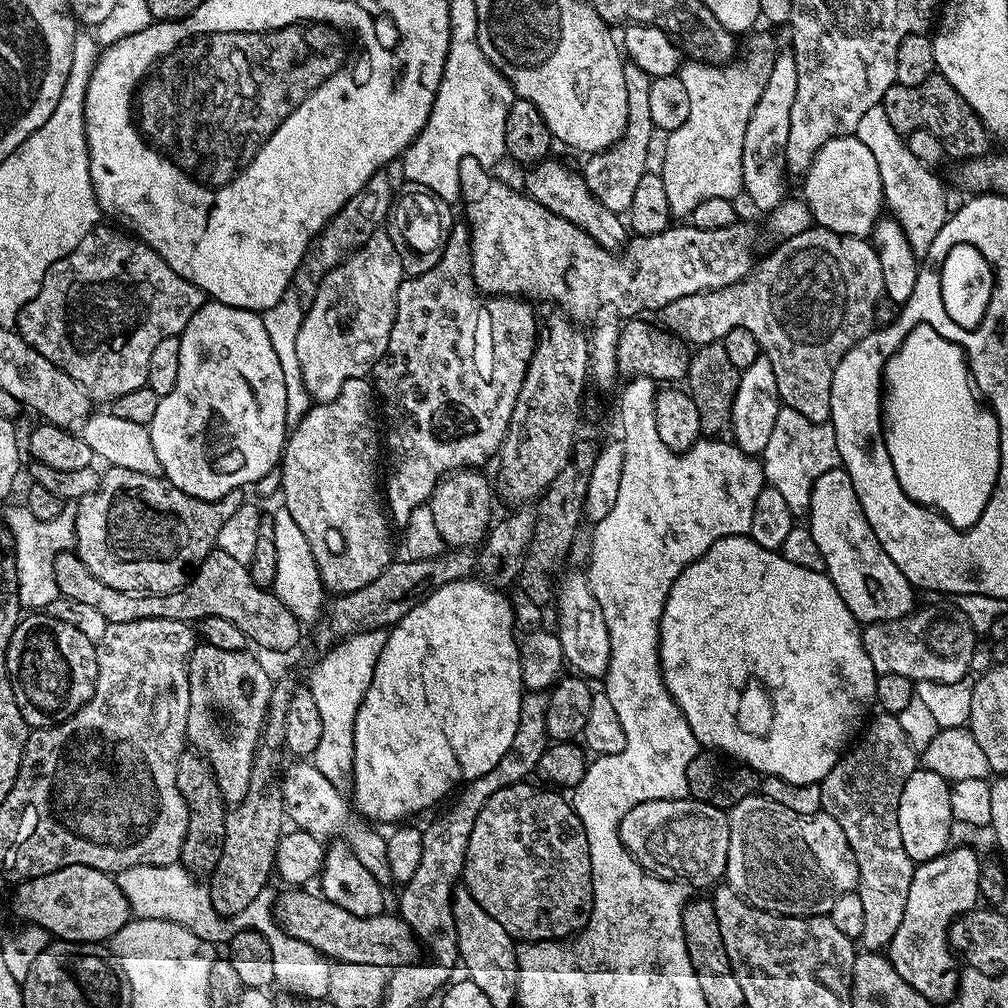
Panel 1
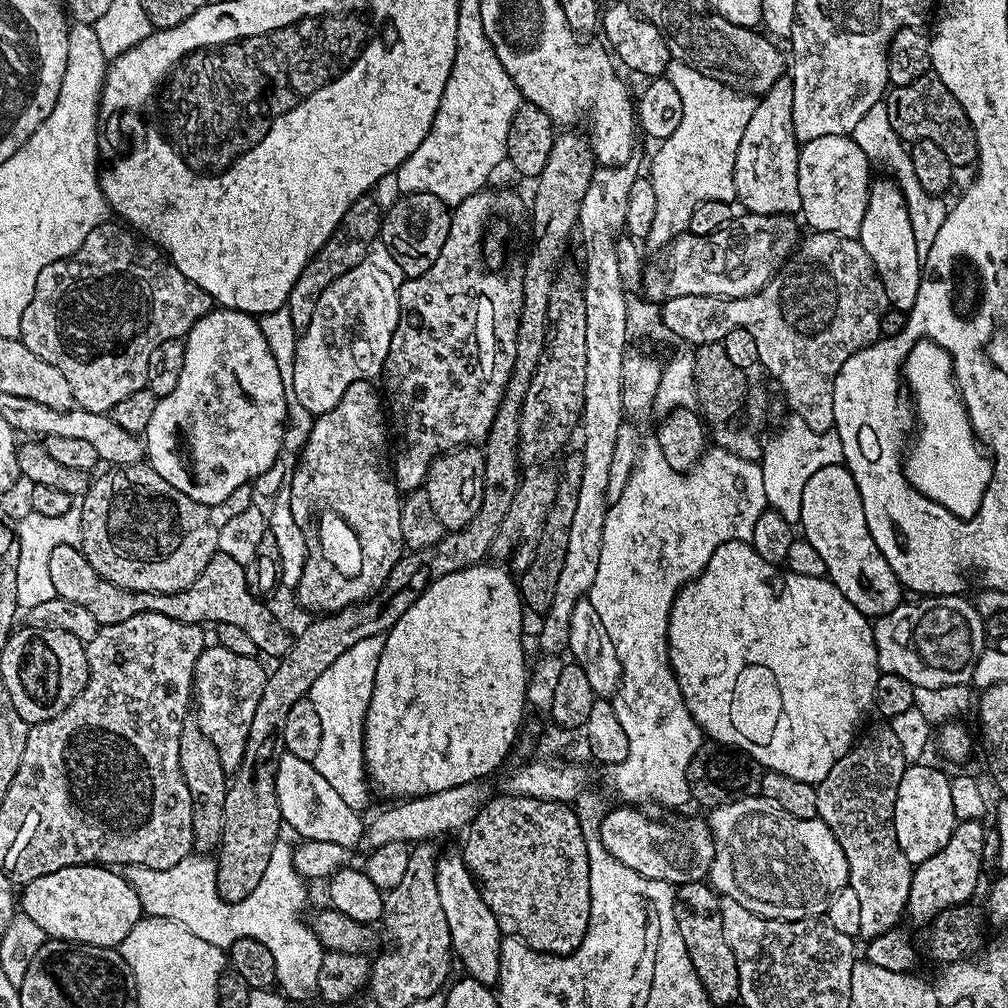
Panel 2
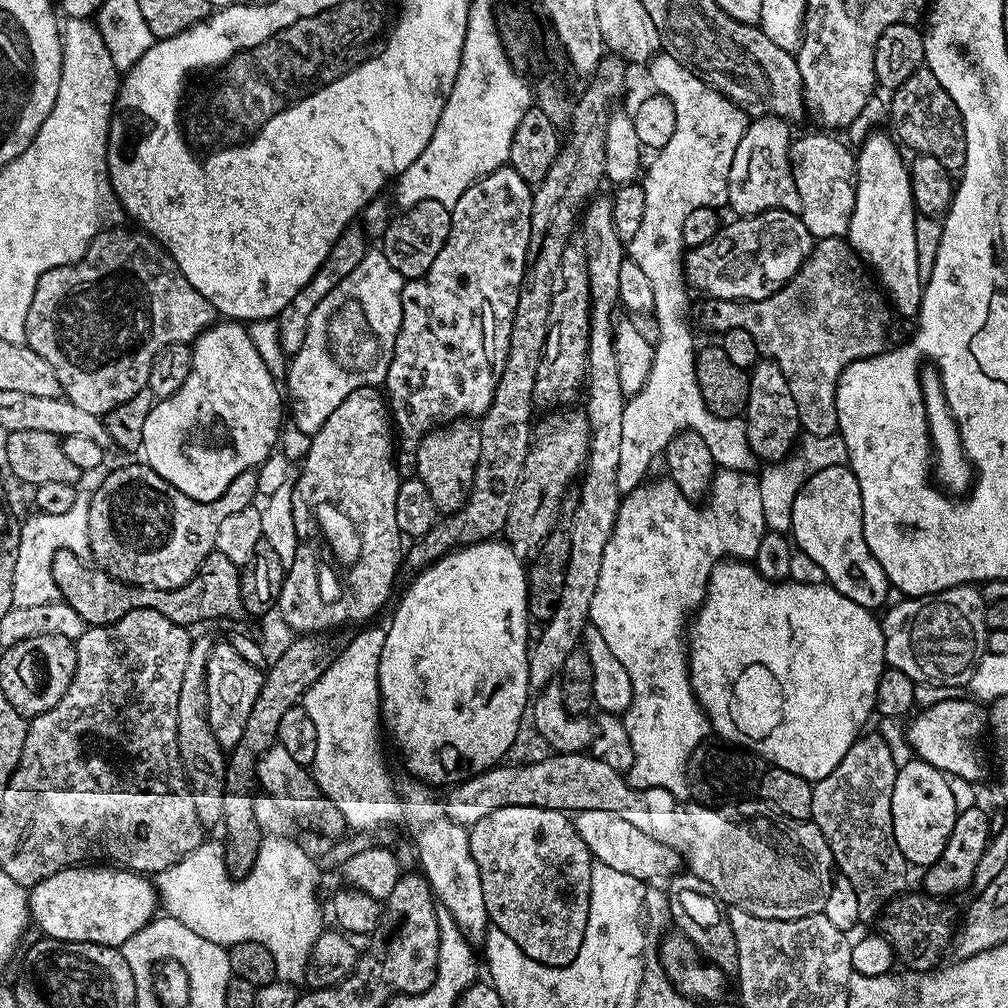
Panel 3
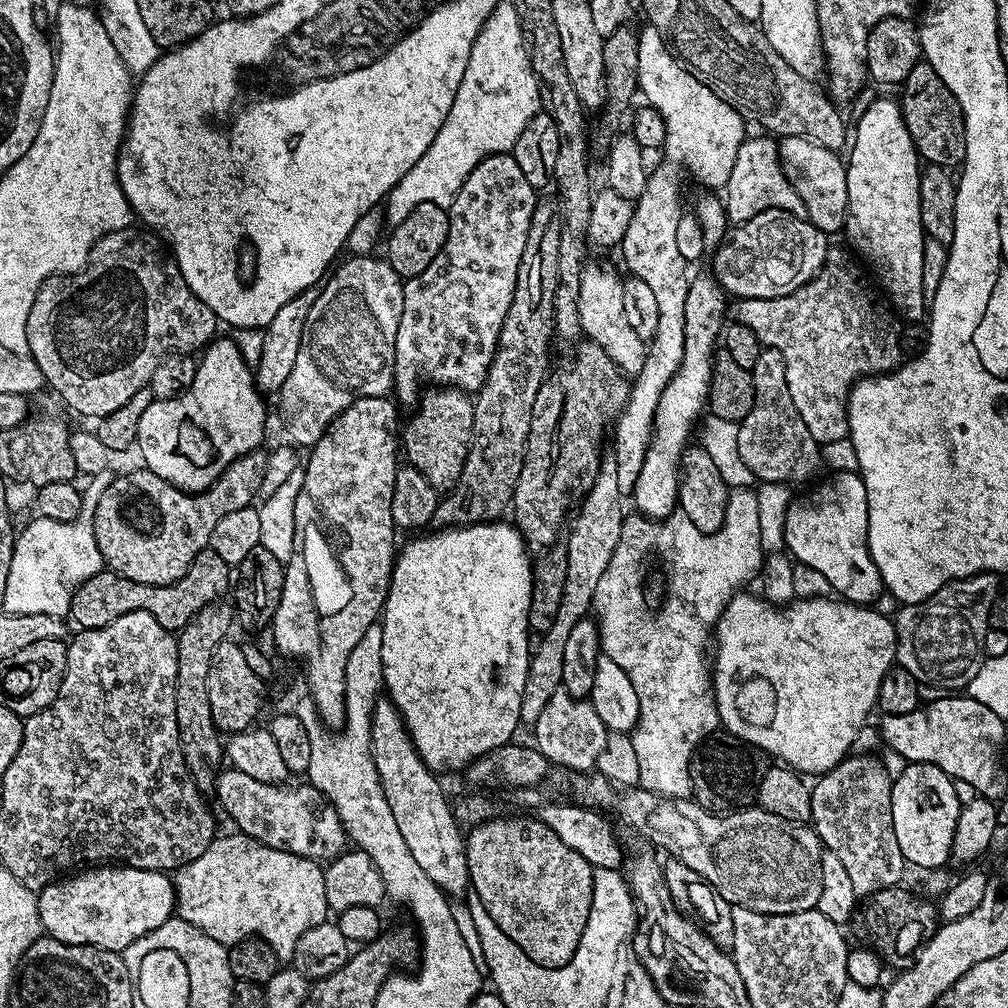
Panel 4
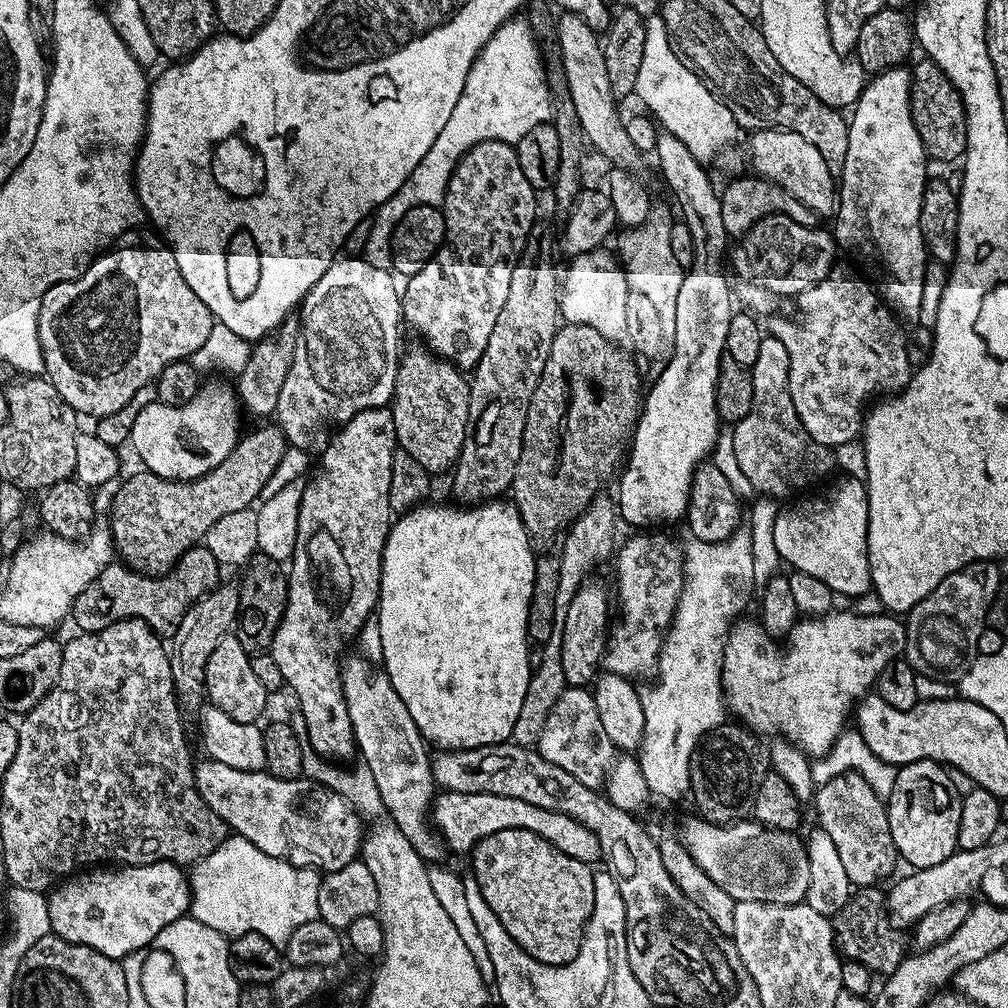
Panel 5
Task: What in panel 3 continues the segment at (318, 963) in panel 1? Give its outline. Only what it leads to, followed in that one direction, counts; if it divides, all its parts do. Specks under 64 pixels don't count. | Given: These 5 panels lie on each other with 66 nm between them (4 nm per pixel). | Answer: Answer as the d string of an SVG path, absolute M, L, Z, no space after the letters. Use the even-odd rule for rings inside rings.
M272 836L261 843L251 869L240 880L228 877L230 864L223 843L199 844L174 866L155 873L158 904L182 926L215 944L231 946L253 940L274 954L276 979L299 985L304 980L314 942L325 931L316 887L320 876L312 856L300 844Z

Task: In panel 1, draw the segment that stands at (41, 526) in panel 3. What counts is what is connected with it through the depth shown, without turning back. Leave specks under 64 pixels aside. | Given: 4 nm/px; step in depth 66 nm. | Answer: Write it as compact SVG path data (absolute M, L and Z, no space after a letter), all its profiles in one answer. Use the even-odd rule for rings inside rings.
M65 503L58 518L39 520L34 518L34 514L30 514L27 506L20 506L20 508L10 509L2 520L12 532L16 543L18 582L23 607L28 610L47 609L58 596L58 592L56 592L56 555L64 551L67 553L76 547L75 503Z

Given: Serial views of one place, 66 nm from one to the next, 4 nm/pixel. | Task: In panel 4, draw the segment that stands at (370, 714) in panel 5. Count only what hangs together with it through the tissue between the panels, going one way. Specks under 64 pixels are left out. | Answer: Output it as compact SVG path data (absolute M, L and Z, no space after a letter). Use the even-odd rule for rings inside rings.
M387 698L377 700L372 711L370 742L386 802L390 802L394 822L398 822L398 830L406 846L410 846L414 862L418 862L418 866L422 866L422 870L426 870L430 879L449 897L463 897L470 888L465 833L450 807L450 800L448 804L444 797L441 777L430 771L426 762L422 762L402 714Z

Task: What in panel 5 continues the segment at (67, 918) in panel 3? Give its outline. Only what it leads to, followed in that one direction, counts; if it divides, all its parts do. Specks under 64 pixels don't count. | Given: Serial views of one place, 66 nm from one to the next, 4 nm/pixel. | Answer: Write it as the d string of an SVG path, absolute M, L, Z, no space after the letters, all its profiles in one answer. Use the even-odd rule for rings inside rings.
M168 860L115 870L84 870L57 883L48 896L48 909L55 935L123 961L132 952L147 948L163 928L185 916L192 906L192 886L189 873Z

